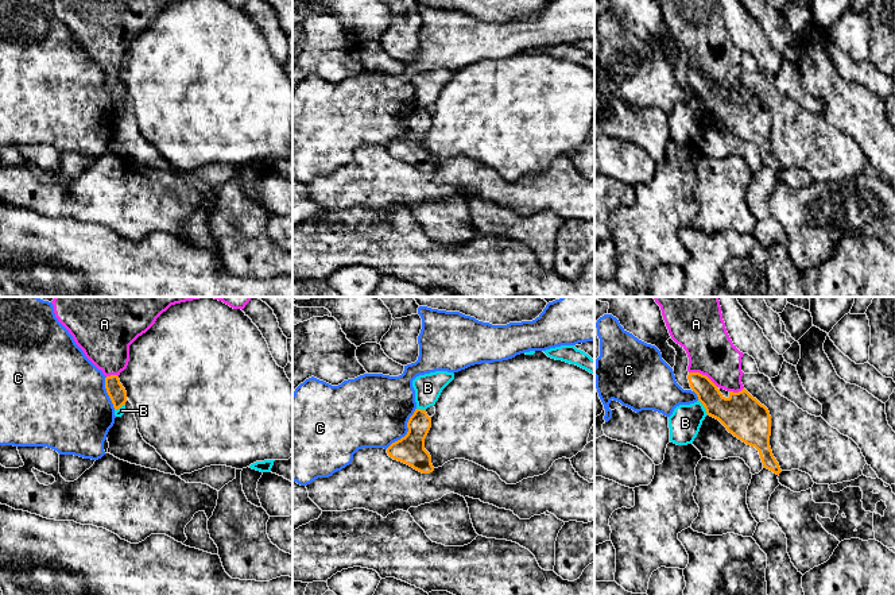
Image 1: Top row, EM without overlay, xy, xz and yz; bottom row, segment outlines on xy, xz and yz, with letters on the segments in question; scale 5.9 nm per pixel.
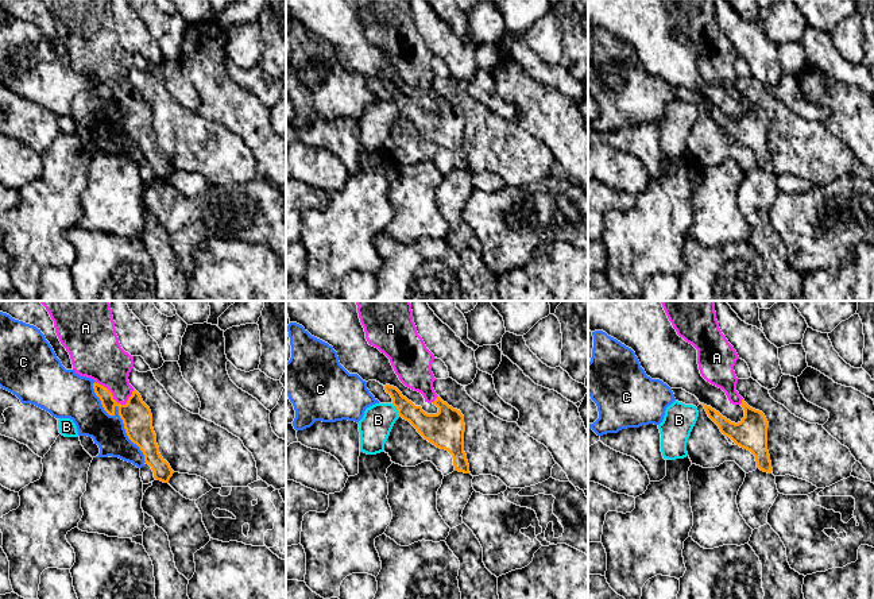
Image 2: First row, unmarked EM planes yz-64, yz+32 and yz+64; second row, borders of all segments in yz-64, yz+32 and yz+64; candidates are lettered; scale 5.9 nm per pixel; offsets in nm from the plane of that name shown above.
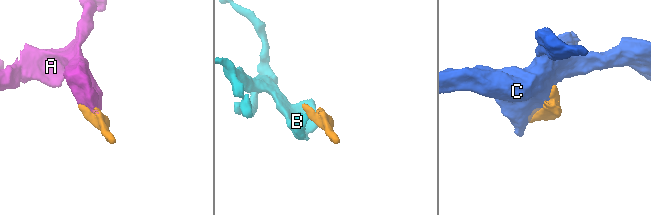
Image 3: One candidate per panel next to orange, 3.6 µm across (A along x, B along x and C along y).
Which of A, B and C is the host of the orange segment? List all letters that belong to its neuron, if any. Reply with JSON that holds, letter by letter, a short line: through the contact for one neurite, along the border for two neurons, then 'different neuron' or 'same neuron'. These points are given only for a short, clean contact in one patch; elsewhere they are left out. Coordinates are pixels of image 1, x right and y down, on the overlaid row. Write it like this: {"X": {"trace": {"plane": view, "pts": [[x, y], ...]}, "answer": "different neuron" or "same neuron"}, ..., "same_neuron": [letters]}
{"A": {"answer": "same neuron"}, "B": {"trace": {"plane": "yz", "pts": [[698, 400], [708, 414]]}, "answer": "different neuron"}, "C": {"answer": "different neuron"}, "same_neuron": ["A"]}

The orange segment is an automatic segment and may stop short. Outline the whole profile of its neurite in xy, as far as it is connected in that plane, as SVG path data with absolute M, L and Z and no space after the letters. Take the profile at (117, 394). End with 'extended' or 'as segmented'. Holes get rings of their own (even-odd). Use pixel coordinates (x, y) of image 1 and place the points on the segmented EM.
M55 297L58 321L85 356L102 371L115 410L127 402L119 375L129 362L129 345L146 333L171 305L214 298L244 309L252 297Z; extended

